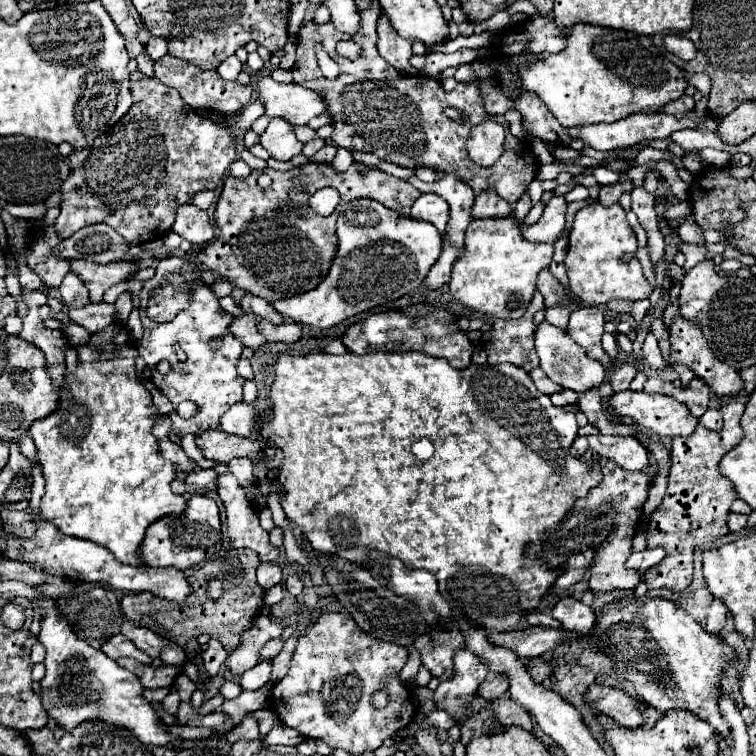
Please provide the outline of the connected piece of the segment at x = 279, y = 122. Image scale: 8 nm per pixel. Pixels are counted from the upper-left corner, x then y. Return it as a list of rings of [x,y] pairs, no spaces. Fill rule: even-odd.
[[[273,117],[261,135],[259,141],[273,159],[277,161],[289,161],[293,155],[299,155],[303,149],[303,143],[297,141],[293,125],[289,125],[281,117]]]

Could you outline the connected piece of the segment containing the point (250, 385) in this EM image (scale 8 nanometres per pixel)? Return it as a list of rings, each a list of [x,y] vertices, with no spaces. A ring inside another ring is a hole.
[[[245,379],[243,384],[243,401],[252,406],[258,396],[257,391],[255,383]]]

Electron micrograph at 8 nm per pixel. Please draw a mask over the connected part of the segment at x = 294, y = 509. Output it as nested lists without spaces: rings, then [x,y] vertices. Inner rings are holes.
[[[347,351],[345,355],[309,353],[295,357],[283,353],[273,367],[275,379],[269,391],[273,413],[269,423],[261,429],[261,435],[283,451],[283,461],[275,477],[275,483],[283,489],[281,507],[285,509],[287,517],[297,527],[301,527],[303,537],[315,551],[341,553],[345,549],[351,549],[355,553],[361,553],[365,549],[379,549],[391,557],[401,559],[409,569],[425,569],[437,577],[441,595],[447,601],[453,601],[457,609],[469,613],[473,621],[481,621],[481,625],[485,625],[485,629],[489,631],[509,631],[517,625],[523,613],[537,607],[539,599],[553,585],[555,575],[559,575],[559,571],[549,569],[545,561],[536,557],[541,551],[545,531],[557,529],[559,523],[567,519],[569,505],[577,497],[585,497],[585,493],[601,481],[595,453],[589,451],[579,459],[569,455],[569,445],[577,437],[577,421],[573,413],[555,407],[549,395],[537,391],[529,373],[509,363],[503,363],[499,367],[471,365],[467,369],[453,369],[445,359],[435,359],[421,351],[369,351],[365,355]],[[527,543],[531,546],[528,553],[523,550]]]

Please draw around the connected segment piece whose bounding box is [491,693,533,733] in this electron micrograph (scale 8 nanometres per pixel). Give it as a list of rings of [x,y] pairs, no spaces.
[[[505,693],[499,699],[493,699],[493,715],[499,719],[501,725],[521,725],[525,731],[533,731],[533,721],[529,717],[529,713],[525,713],[525,709],[517,707],[509,693]]]

